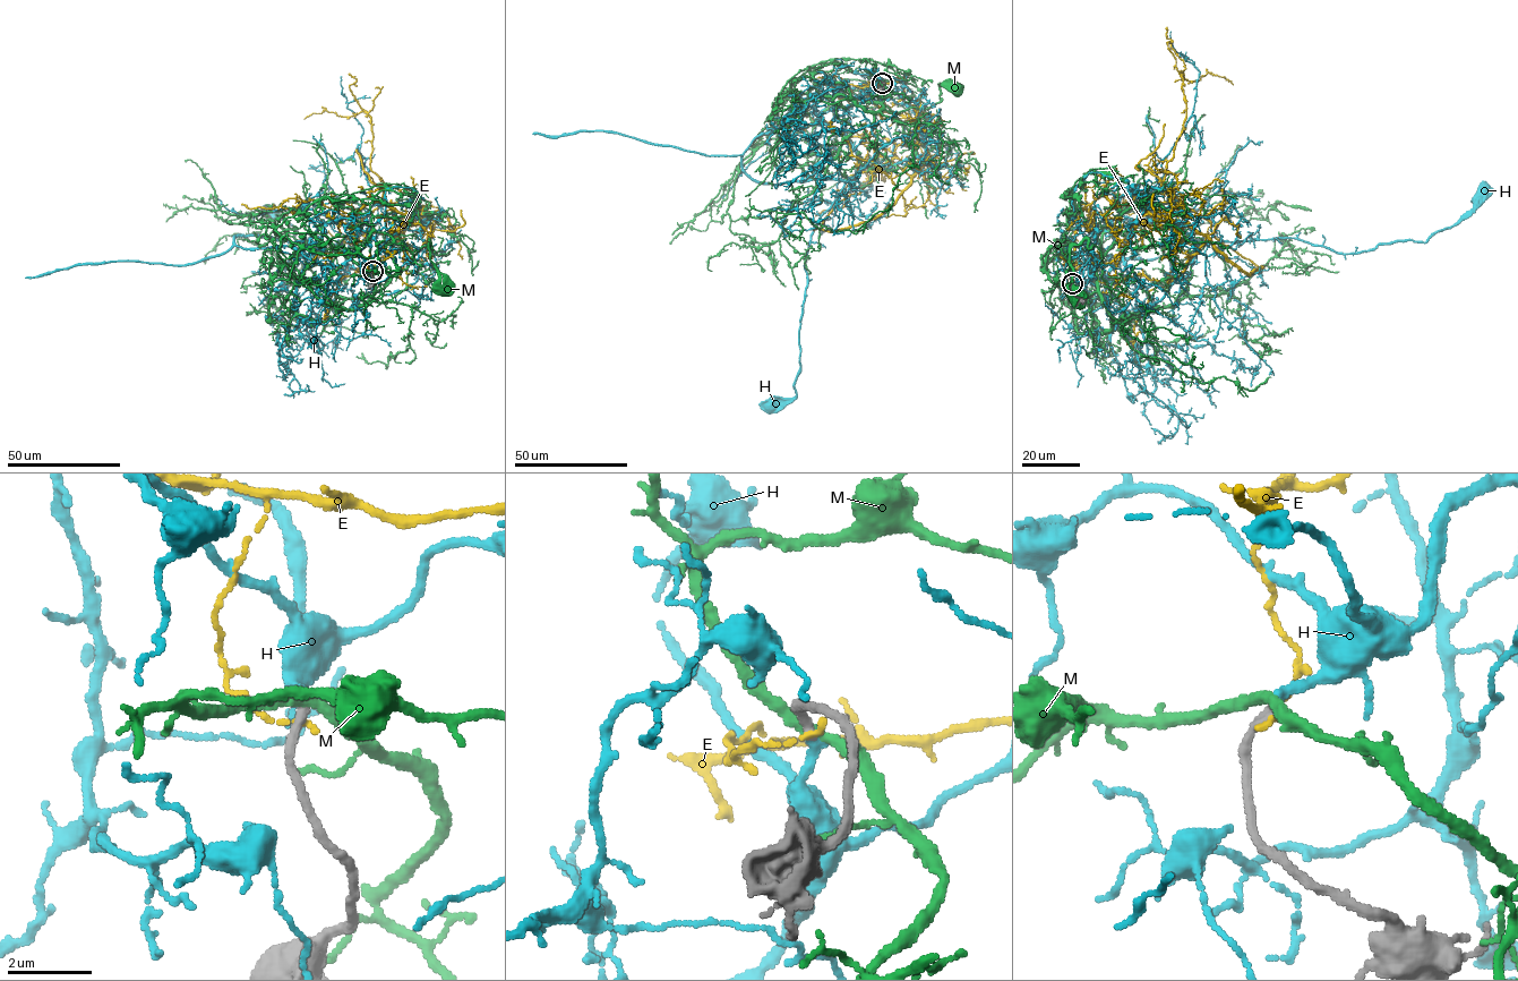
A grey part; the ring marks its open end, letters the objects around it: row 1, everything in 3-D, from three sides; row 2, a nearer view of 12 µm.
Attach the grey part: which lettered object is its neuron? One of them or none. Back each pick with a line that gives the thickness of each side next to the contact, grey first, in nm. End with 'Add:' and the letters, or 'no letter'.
H: 200 nm thick on the grey side, 260 nm on the other
Add: H

